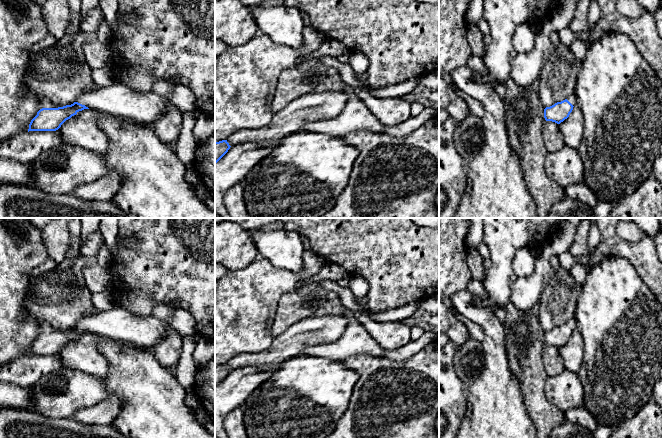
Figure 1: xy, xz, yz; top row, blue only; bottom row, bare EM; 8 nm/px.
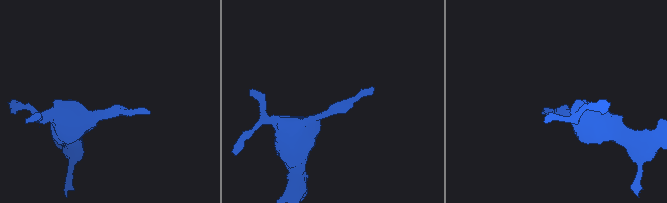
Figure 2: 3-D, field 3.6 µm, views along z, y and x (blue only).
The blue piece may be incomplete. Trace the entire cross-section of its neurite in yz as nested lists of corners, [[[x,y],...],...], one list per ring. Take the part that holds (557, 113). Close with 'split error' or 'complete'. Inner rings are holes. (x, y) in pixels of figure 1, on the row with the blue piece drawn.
[[[576,94],[570,95],[567,99],[557,102],[550,107],[544,109],[544,118],[546,121],[552,121],[560,124],[567,119],[576,105],[577,96]]]; split error

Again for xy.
[[[119,82],[81,95],[73,104],[42,108],[29,124],[29,131],[56,131],[79,111],[92,109],[152,125],[165,112],[164,98],[154,91],[140,93]]]; split error

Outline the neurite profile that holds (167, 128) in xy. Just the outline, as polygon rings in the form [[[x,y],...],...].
[[[169,99],[166,103],[165,112],[152,124],[152,130],[165,144],[171,144],[178,140],[182,129],[182,112]]]

